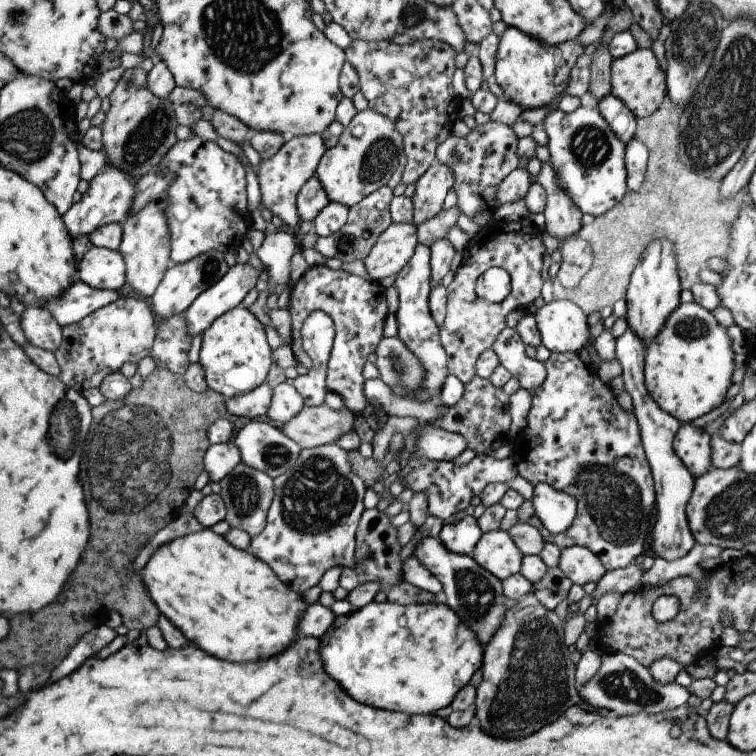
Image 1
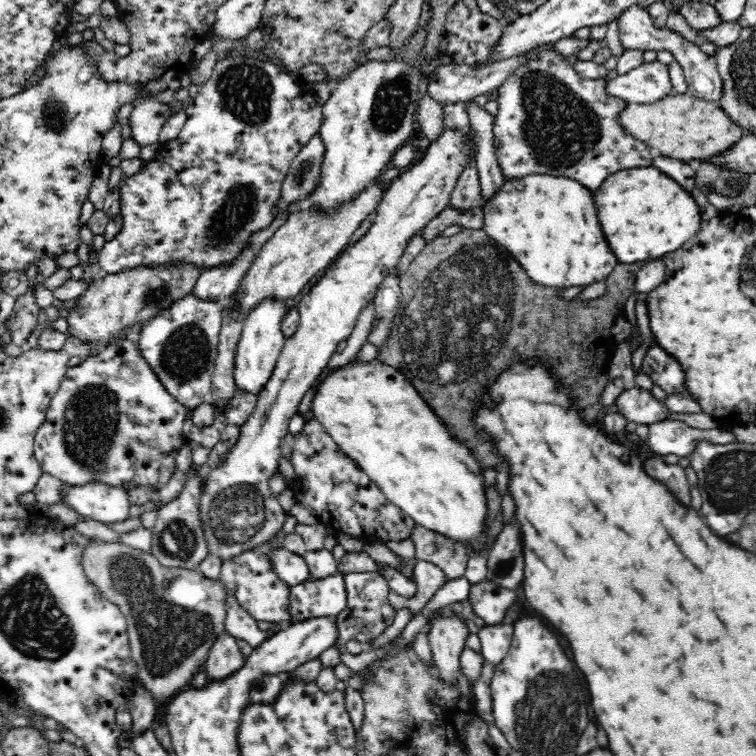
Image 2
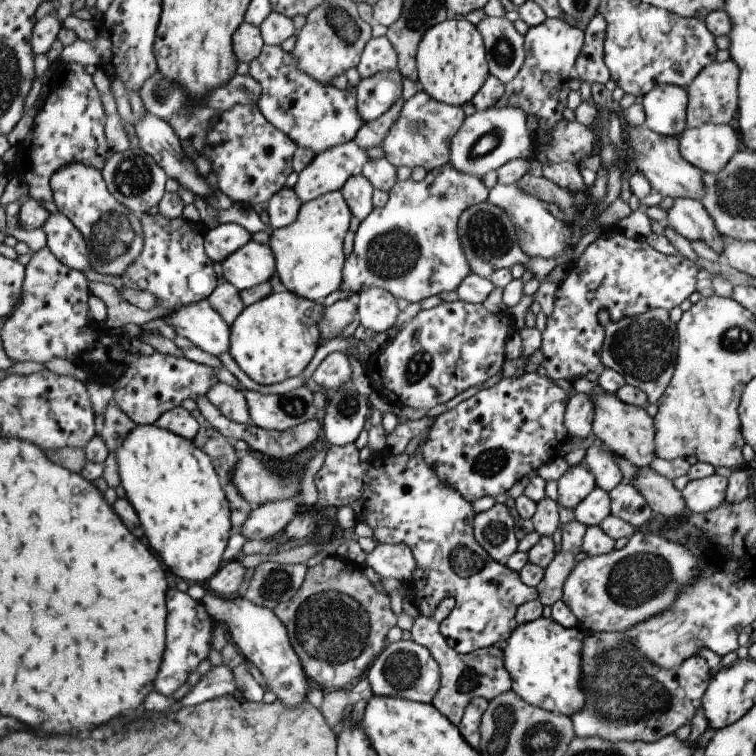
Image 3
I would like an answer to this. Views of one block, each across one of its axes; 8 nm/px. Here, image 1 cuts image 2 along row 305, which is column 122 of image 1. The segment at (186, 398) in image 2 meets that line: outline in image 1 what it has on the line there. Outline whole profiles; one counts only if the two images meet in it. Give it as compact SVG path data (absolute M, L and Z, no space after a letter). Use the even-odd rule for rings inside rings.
M106 164L103 170L95 174L88 182L87 190L82 193L78 202L73 203L62 214L61 220L69 234L69 238L87 236L96 228L109 223L123 223L129 215L129 204L133 202L135 194L135 181L129 178L123 170L117 170L117 166Z

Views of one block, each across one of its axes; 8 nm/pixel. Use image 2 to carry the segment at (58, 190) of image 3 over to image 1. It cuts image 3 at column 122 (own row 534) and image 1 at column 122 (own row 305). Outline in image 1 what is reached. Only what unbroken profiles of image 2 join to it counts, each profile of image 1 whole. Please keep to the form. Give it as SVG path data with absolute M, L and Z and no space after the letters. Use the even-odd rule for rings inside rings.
M120 296L115 302L64 326L61 332L61 344L54 352L59 366L57 378L79 393L85 388L98 388L107 374L119 371L125 362L137 365L147 356L156 333L156 319L148 301Z

